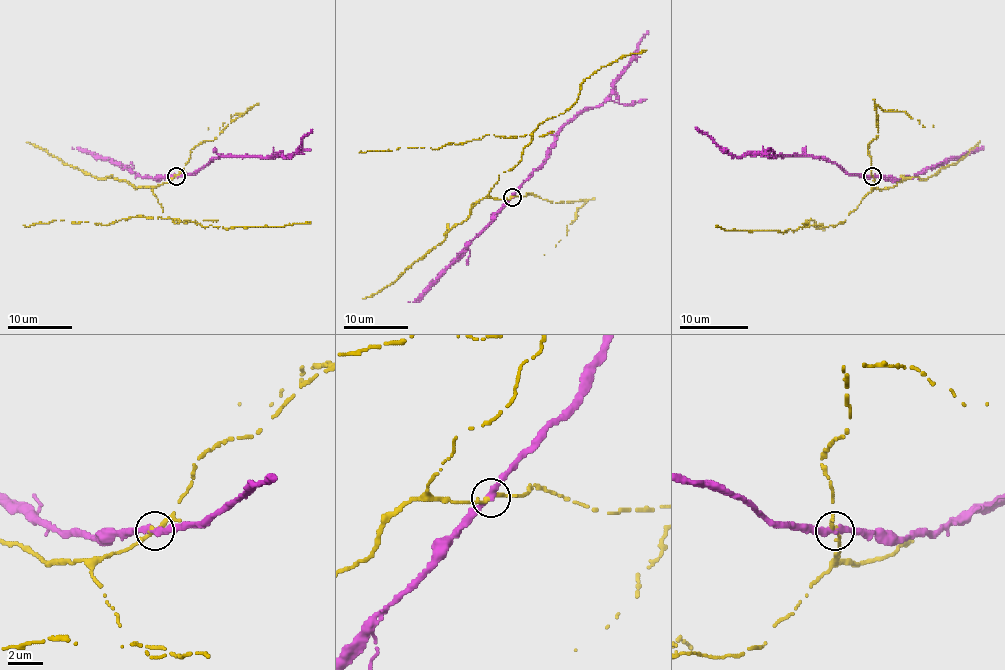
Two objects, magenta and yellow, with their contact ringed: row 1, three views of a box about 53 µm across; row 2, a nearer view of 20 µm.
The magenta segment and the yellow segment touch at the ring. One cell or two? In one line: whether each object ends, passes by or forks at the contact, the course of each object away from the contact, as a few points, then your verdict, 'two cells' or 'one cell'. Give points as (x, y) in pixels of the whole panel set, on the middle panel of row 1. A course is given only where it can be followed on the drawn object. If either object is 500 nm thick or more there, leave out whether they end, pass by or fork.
magenta passes by; yellow passes by; course magenta (512, 198), (546, 157), (546, 151), (557, 131), (585, 108), (598, 107), (612, 91), (615, 78), (648, 31); course yellow (512, 198), (491, 198), (489, 191), (499, 175), (518, 164), (529, 134), (486, 134), (437, 149), (359, 152); two cells

